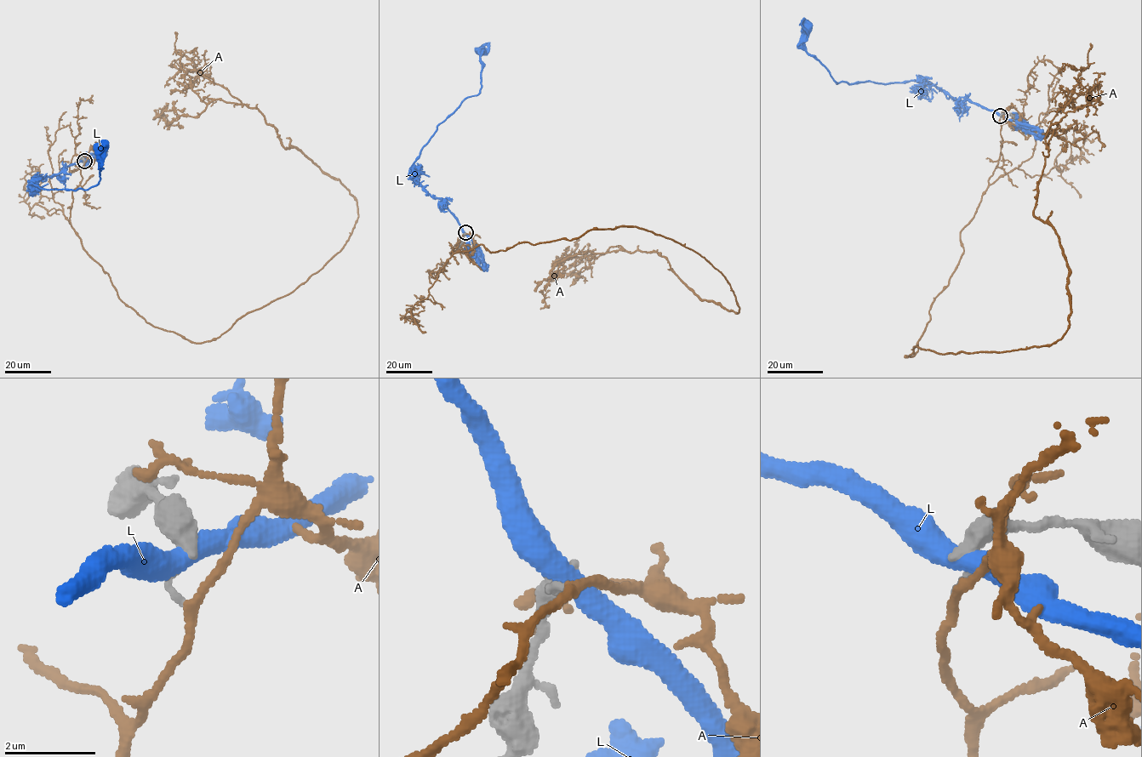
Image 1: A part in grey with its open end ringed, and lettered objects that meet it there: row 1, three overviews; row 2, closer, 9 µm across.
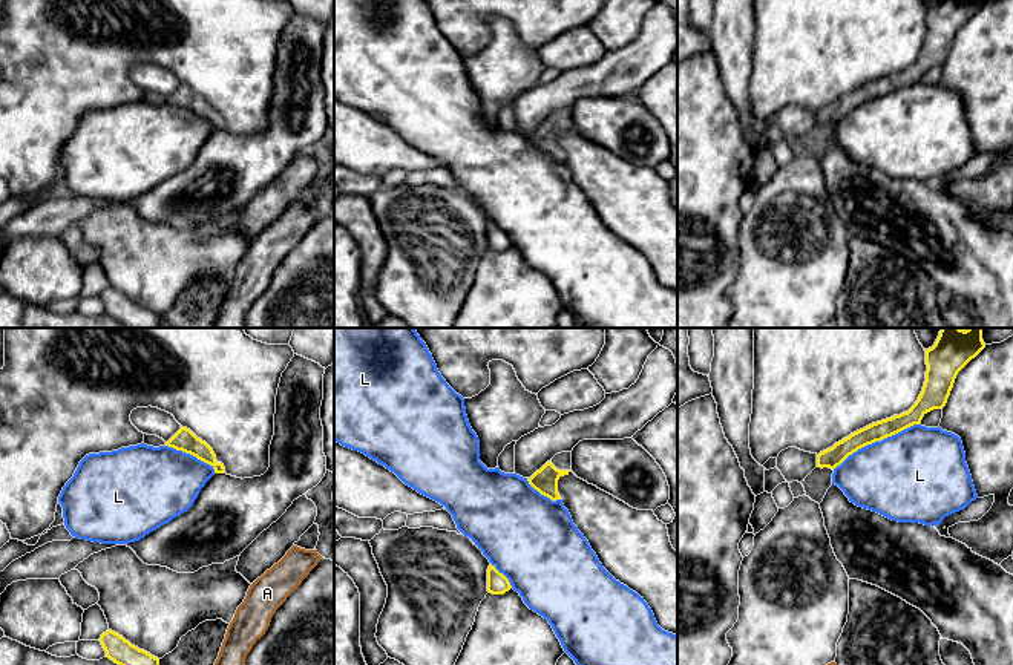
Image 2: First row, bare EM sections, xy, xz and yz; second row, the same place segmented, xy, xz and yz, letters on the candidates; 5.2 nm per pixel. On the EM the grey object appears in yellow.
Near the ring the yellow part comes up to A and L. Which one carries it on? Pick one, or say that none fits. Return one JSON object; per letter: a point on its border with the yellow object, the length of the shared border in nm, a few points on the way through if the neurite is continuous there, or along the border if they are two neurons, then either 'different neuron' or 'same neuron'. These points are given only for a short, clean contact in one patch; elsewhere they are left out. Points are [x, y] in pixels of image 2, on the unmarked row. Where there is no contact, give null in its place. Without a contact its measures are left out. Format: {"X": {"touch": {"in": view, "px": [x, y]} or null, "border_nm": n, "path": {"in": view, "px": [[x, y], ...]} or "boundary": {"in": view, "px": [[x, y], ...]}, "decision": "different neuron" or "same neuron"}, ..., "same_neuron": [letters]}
{"A": {"touch": null, "decision": "different neuron"}, "L": {"touch": {"in": "yz", "px": [875, 97]}, "border_nm": 500, "decision": "different neuron"}, "same_neuron": []}

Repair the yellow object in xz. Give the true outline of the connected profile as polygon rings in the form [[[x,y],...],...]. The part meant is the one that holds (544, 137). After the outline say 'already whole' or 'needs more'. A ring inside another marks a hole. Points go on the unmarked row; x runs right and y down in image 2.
[[[561,109],[547,118],[530,135],[527,135],[527,138],[541,152],[550,155],[552,158],[556,158],[561,156],[558,150],[558,136],[564,132],[569,132],[570,127],[572,109]]]; needs more

